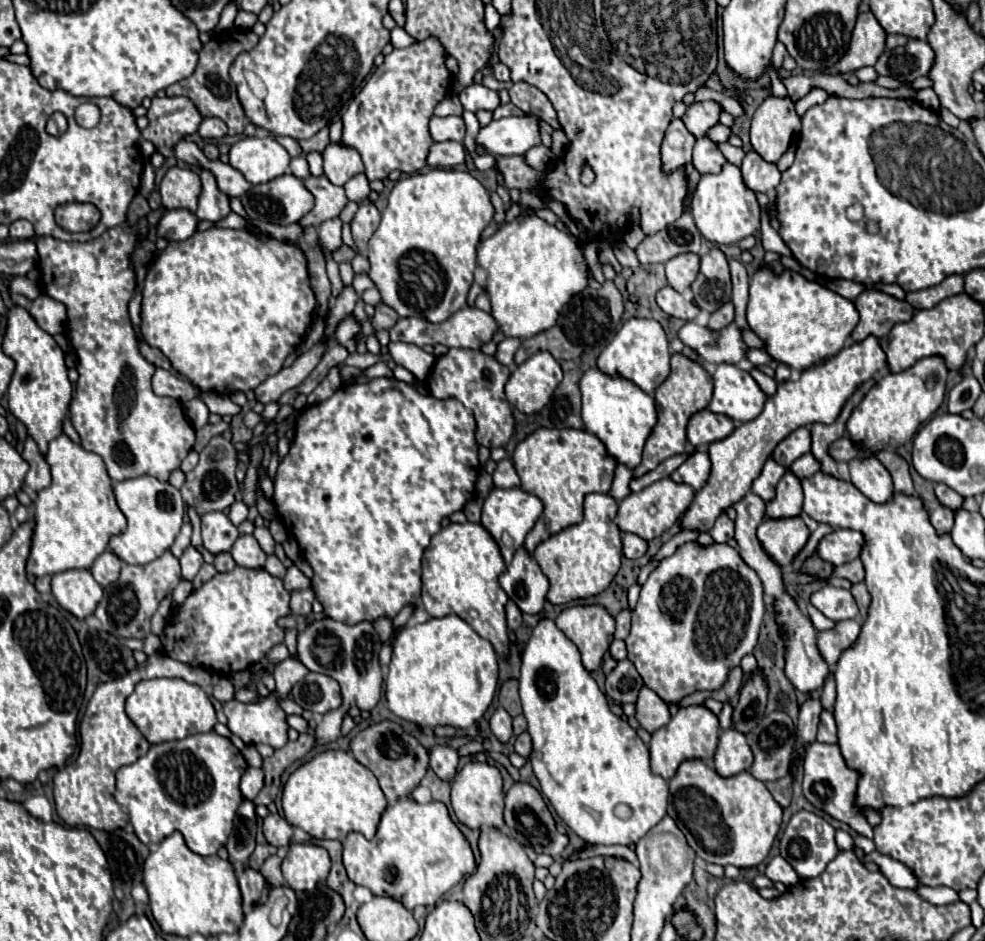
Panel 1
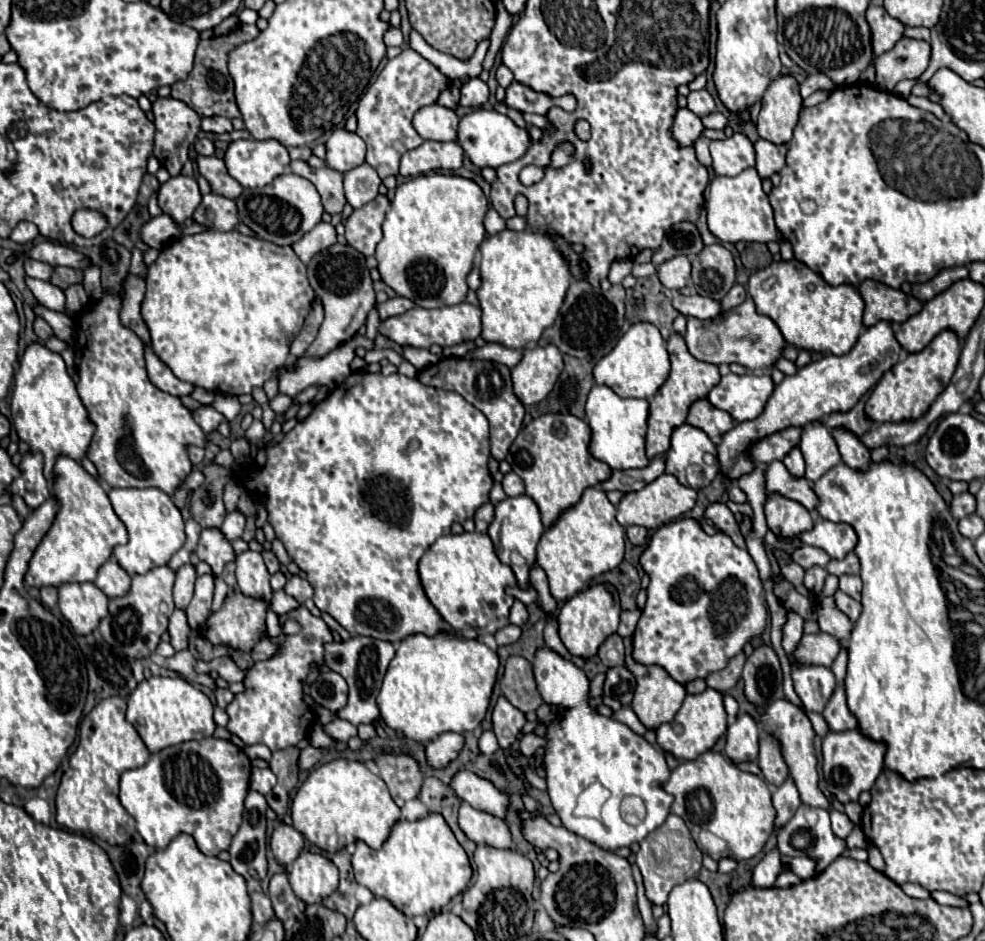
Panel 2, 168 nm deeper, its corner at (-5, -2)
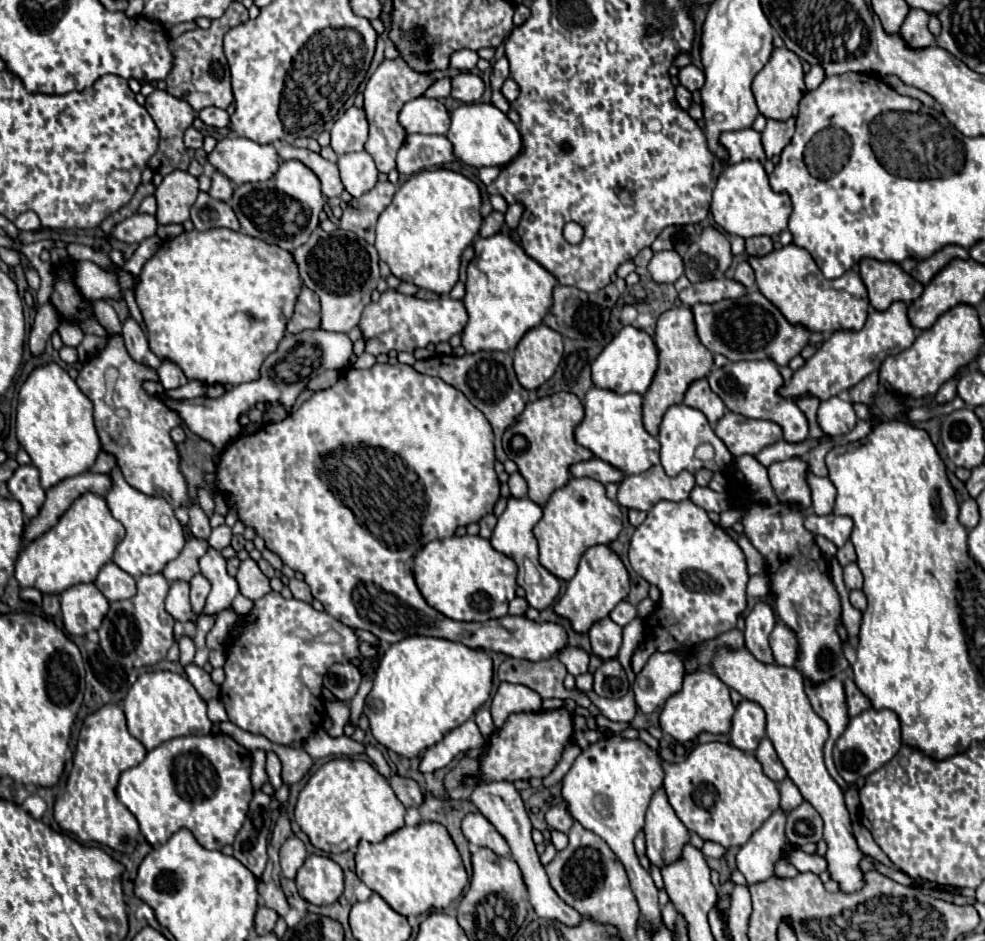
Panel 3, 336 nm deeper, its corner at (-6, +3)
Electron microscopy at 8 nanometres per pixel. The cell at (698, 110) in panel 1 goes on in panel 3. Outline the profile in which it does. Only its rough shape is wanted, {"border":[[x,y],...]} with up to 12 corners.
{"border":[[694,64],[680,68],[680,84],[700,90],[704,74]]}

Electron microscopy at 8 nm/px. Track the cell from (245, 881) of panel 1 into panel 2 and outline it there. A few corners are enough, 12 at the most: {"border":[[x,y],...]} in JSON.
{"border":[[251,891],[253,921],[265,925],[275,915],[267,893]]}

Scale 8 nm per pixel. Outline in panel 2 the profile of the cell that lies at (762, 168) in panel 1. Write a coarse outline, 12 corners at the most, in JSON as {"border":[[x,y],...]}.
{"border":[[755,143],[755,169],[771,179],[785,167],[785,145]]}

